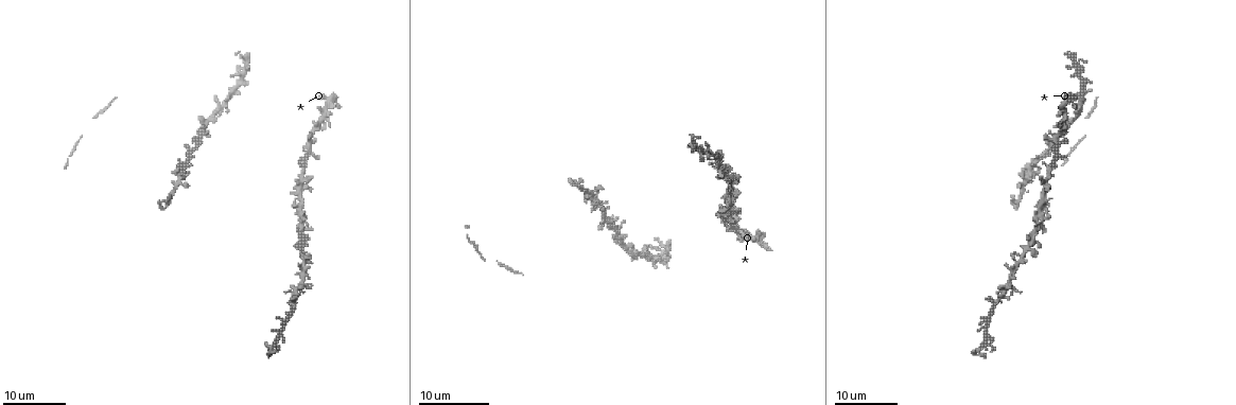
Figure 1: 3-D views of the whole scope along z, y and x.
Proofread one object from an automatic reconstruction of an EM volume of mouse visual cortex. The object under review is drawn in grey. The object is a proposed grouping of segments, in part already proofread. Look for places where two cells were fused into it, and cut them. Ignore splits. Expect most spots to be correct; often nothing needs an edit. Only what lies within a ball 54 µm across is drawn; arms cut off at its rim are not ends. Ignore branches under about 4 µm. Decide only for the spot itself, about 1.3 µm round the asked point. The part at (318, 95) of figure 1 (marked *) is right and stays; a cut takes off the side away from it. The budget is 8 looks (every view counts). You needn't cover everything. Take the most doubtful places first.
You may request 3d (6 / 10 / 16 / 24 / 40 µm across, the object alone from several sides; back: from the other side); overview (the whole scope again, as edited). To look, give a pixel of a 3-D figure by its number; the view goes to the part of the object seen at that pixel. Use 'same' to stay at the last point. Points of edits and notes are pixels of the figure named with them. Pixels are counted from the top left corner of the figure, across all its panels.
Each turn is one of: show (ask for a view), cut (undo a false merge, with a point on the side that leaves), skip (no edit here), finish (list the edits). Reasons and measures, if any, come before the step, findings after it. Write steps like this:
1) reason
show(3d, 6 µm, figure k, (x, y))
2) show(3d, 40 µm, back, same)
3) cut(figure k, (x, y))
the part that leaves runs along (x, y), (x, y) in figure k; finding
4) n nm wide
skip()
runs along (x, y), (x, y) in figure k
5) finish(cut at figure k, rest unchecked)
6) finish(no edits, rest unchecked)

arms part here
show(3d, 24 µm, figure 1, (188, 149))

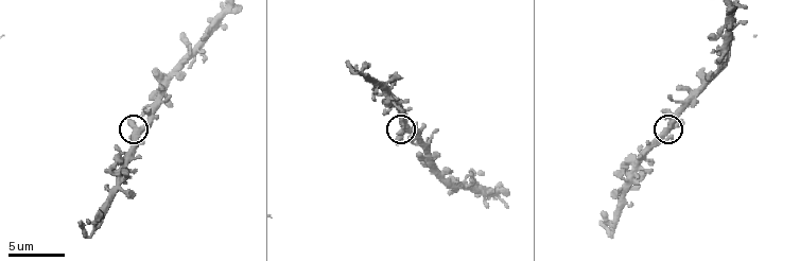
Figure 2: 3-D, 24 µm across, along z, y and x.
show(3d, 10 µm, figure 2, (136, 128))

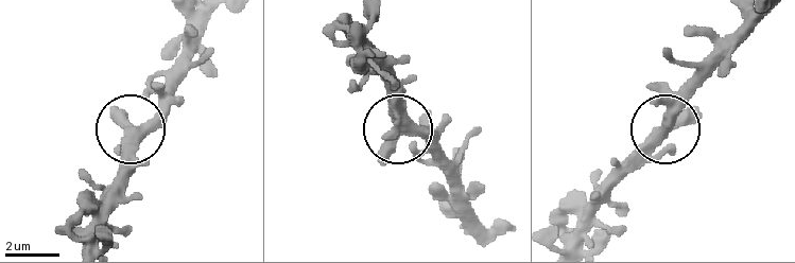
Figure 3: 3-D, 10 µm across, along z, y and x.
3 arms
skip()
continuous, no second cell

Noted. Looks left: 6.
calibre changes
show(3d, 16 µm, figure 2, (616, 223))

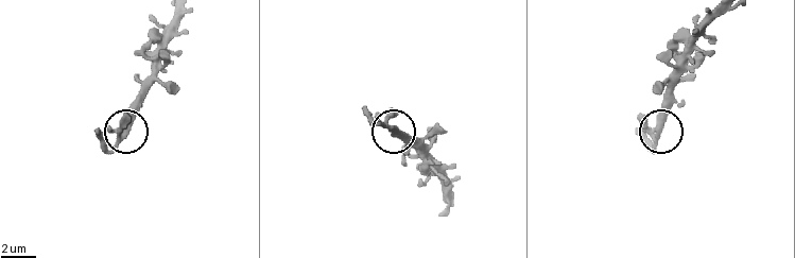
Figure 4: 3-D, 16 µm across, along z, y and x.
show(3d, 6 µm, figure 4, (659, 129))

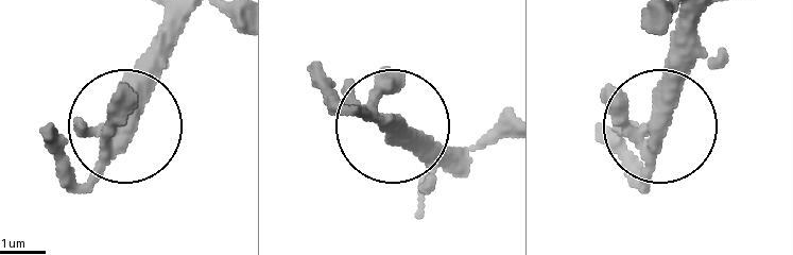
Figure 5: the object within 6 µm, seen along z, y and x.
skip()
runs along (702, 17), (659, 117) in figure 5; all the same cell

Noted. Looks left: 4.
show(3d, 16 µm, figure 2, (506, 189))

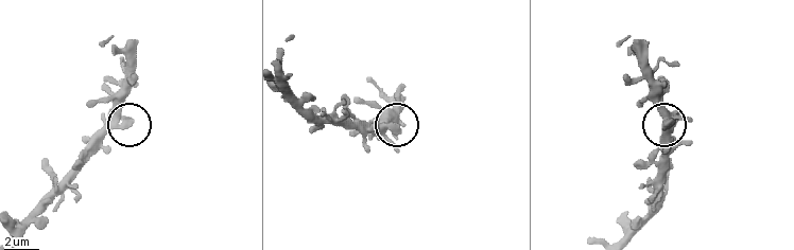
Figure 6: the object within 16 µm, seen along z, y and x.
410 nm wide
skip()
one cell here

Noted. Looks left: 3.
three arms meet
show(3d, 10 µm, figure 2, (701, 81))

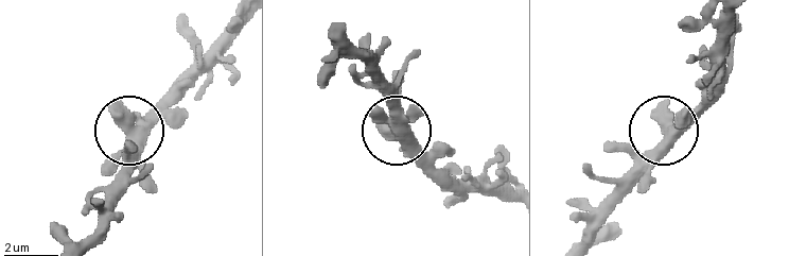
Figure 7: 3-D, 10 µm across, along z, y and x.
side arm 21 µm
skip()
all the same cell

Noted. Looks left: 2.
finish(no edits, rest unchecked)

